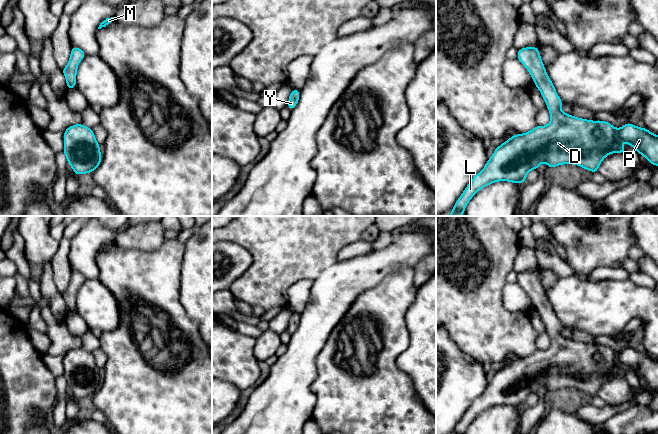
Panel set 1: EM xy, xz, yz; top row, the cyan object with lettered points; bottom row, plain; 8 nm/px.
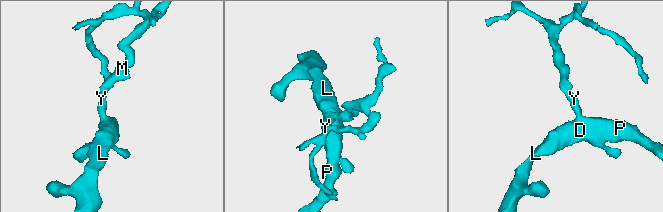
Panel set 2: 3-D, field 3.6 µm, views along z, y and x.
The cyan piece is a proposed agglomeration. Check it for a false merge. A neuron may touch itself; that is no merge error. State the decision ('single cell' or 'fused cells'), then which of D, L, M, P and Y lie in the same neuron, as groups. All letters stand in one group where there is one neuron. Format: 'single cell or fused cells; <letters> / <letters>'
single cell; D L M P Y

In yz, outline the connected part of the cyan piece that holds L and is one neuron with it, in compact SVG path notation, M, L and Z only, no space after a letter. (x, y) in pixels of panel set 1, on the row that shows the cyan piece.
M536 45L533 47L525 47L518 50L517 59L524 65L534 80L534 85L538 87L547 108L551 115L551 121L546 126L537 126L527 133L516 134L505 141L503 144L495 148L495 151L490 159L487 160L485 167L481 172L476 174L470 183L465 188L464 192L456 201L454 208L449 216L462 216L465 207L471 198L482 188L497 181L508 181L512 183L524 183L527 174L530 170L537 170L539 165L545 162L548 168L556 167L562 164L575 164L592 173L598 172L598 168L602 160L611 153L625 153L625 148L617 139L621 139L632 146L638 154L643 155L654 166L658 166L658 135L651 133L646 128L640 128L627 122L620 129L616 129L609 122L597 120L591 121L565 114L561 110L563 102L559 98L553 82L549 79L546 73L545 66L541 60L541 55Z

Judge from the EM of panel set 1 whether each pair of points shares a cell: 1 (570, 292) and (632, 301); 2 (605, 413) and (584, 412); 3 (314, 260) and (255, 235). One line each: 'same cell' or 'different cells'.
1: same cell
2: same cell
3: same cell

